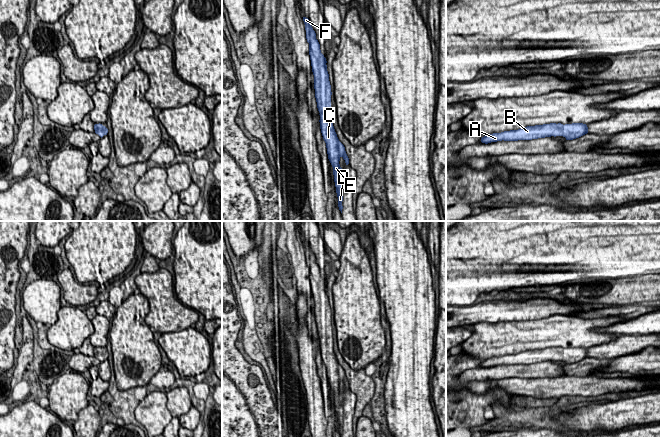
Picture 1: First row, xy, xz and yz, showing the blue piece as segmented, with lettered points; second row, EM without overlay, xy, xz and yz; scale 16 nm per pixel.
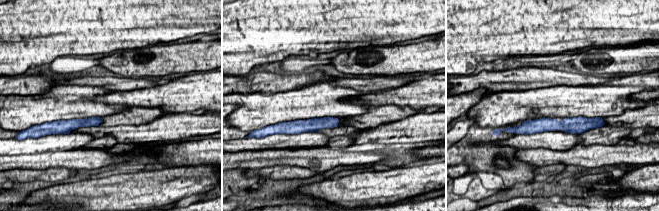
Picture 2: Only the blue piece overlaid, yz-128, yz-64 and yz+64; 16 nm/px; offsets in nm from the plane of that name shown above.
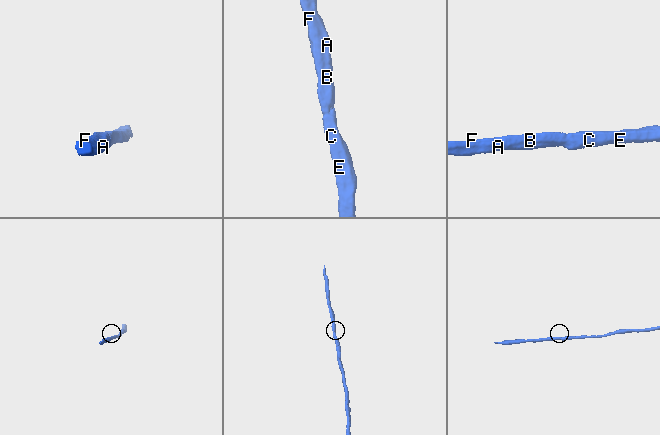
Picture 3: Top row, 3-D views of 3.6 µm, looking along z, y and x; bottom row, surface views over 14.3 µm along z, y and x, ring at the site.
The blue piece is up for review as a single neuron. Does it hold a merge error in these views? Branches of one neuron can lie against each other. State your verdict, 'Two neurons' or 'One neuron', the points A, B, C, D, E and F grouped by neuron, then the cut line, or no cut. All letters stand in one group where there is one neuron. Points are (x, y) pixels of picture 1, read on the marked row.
One neuron. Groups: A B C D E F. No split

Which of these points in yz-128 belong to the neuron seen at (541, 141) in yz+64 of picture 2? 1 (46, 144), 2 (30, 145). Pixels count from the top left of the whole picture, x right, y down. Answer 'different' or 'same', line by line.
1: same
2: same

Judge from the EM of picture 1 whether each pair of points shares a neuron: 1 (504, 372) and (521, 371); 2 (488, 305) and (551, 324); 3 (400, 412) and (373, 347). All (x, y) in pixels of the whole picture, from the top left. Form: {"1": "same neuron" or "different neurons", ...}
{"1": "same neuron", "2": "different neurons", "3": "different neurons"}

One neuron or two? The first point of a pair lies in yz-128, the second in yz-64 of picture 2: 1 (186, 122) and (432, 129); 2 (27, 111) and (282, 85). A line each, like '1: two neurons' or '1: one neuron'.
1: one neuron
2: two neurons

